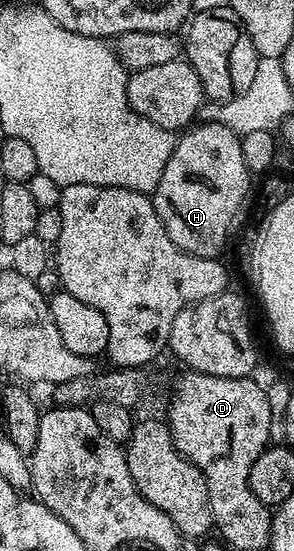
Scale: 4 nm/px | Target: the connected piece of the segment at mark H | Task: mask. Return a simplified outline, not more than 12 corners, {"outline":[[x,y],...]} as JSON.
{"outline":[[198,122],[152,194],[172,242],[221,257],[250,192],[242,137]]}

